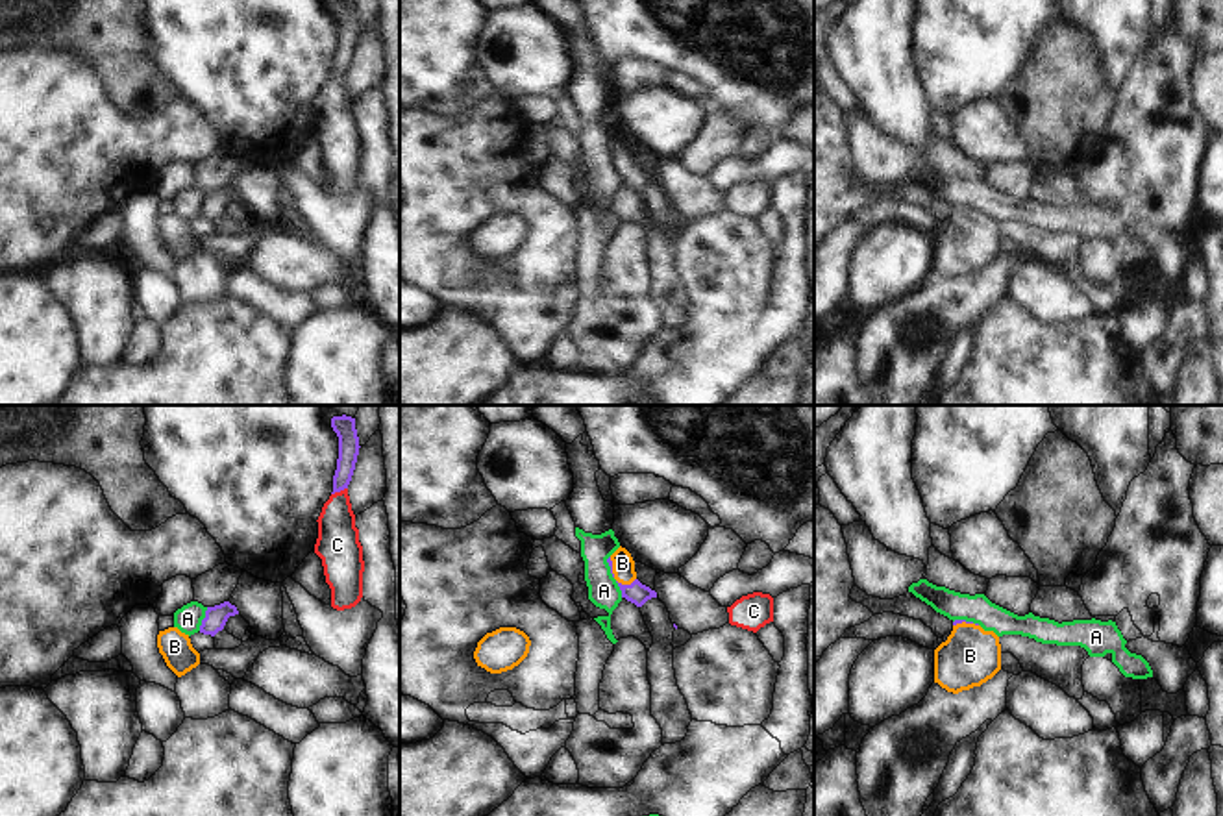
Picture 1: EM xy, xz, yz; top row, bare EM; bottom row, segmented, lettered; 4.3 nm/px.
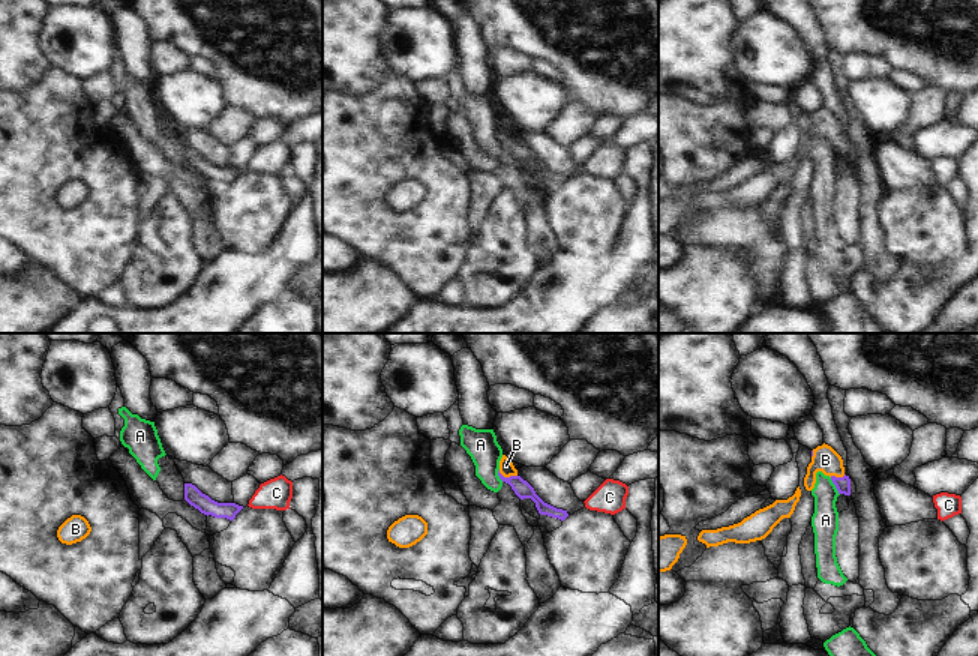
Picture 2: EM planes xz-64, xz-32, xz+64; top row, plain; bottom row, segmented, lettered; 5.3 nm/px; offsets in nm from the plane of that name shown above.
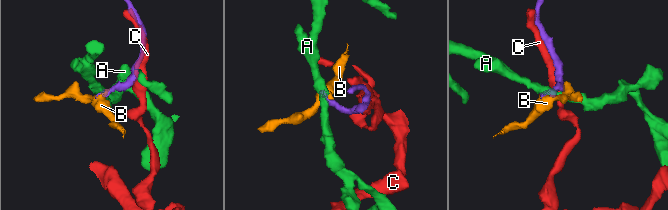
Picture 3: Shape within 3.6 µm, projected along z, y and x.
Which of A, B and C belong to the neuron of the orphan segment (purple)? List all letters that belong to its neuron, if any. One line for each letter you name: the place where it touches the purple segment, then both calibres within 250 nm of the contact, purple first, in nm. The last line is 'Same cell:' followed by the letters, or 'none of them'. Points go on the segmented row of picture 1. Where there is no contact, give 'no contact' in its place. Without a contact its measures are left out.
B: xz (626, 585) | 90/100 nm
Same cell: B

